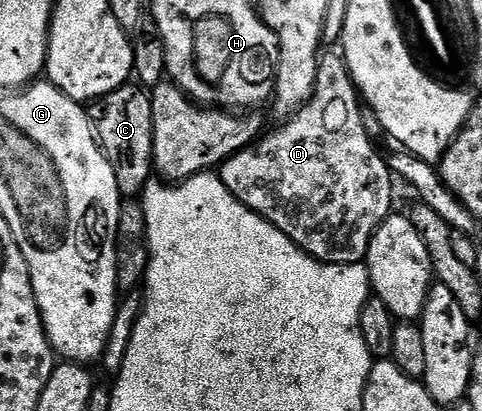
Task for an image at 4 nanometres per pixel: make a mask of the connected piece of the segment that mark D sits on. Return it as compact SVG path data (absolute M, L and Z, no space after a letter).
M326 51L319 56L318 70L316 71L316 83L312 95L304 107L300 107L291 117L285 118L281 122L279 129L274 129L270 134L259 136L254 144L242 149L238 153L233 153L220 166L220 176L224 187L228 187L228 191L232 196L246 205L256 215L260 215L268 223L272 223L272 227L276 227L285 235L290 242L297 245L298 248L305 251L308 256L316 258L317 261L323 261L329 265L361 265L365 262L366 252L372 243L372 235L376 235L379 227L386 222L386 218L391 216L394 205L394 185L396 186L396 178L390 169L386 166L385 156L374 146L374 141L370 138L370 133L366 130L366 121L362 118L363 106L360 104L360 94L358 88L354 85L352 75L346 66L346 59L338 51Z

